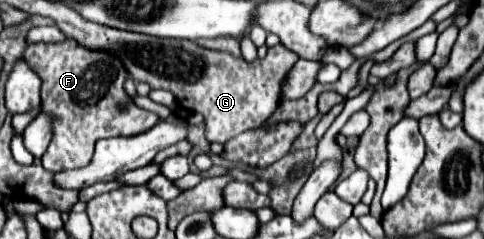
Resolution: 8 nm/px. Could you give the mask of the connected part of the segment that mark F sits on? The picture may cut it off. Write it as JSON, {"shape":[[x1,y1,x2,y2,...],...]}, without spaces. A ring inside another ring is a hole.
{"shape":[[72,40,60,44,30,44,24,60,42,80,40,106,42,114,52,116,52,142,42,156,42,166,48,172,82,168,92,160,92,150,98,138,130,136,152,128,158,116,138,108,124,92,128,72,116,58,104,52,84,50]]}

